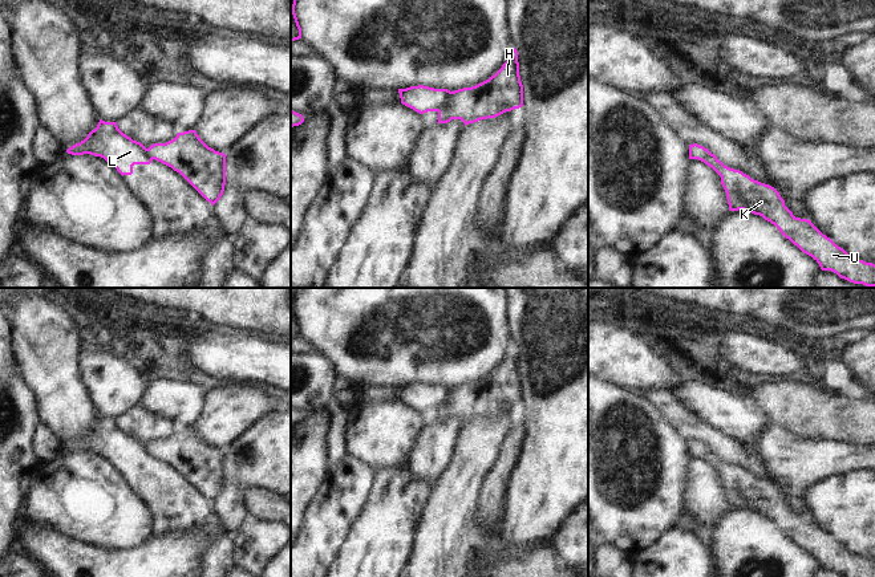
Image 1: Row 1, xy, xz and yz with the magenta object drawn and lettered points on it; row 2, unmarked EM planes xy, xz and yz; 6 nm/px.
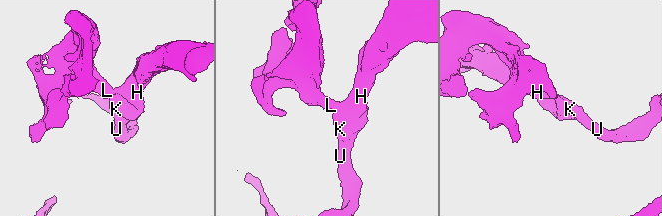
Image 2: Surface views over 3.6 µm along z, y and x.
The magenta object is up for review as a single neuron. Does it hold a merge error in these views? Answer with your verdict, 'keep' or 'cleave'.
cleave

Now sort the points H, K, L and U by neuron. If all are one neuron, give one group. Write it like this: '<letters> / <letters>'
H K U / L

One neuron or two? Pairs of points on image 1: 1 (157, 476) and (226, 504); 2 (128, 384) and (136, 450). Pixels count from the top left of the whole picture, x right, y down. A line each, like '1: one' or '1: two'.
1: two
2: two

